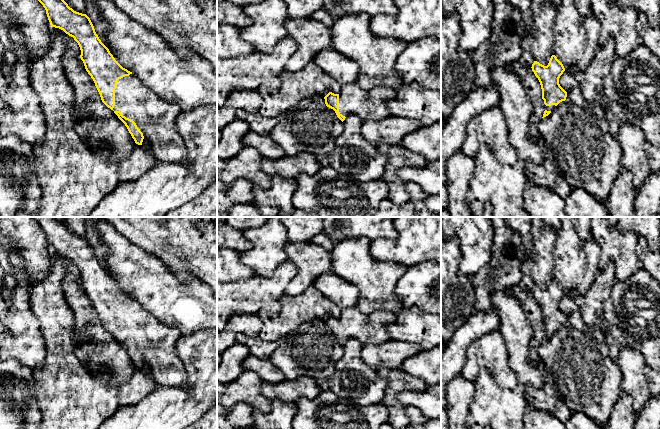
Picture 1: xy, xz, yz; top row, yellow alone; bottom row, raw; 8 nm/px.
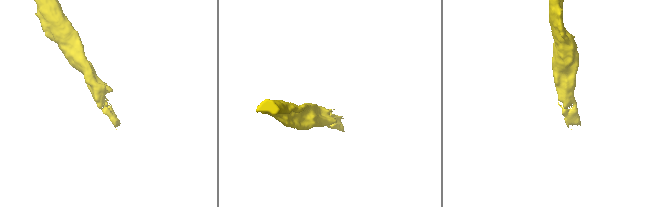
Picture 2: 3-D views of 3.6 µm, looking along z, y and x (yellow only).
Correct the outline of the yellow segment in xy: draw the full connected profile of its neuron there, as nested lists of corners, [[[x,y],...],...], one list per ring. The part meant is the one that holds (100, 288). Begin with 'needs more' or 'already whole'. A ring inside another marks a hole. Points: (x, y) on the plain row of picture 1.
needs more; [[[33,217],[33,219],[45,232],[50,249],[63,254],[78,267],[81,274],[80,282],[93,303],[102,326],[125,348],[135,367],[142,369],[146,366],[156,385],[167,387],[186,385],[188,376],[176,352],[176,342],[182,335],[181,332],[159,321],[136,299],[123,292],[101,266],[86,238],[74,235],[55,217]]]

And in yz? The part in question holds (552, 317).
needs more; [[[555,279],[551,280],[547,290],[534,285],[531,292],[541,309],[542,323],[545,332],[542,342],[544,342],[548,340],[560,326],[566,324],[567,316],[559,308],[559,302],[565,295],[565,292]]]

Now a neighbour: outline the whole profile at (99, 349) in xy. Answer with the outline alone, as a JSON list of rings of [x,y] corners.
[[[53,251],[53,256],[62,259],[65,264],[66,274],[62,288],[65,299],[73,311],[75,333],[79,338],[77,348],[75,349],[76,356],[95,373],[110,374],[112,376],[112,382],[120,386],[129,379],[135,368],[134,363],[114,335],[102,326],[95,307],[86,295],[84,287],[80,282],[81,274],[78,267],[73,261],[59,252]]]

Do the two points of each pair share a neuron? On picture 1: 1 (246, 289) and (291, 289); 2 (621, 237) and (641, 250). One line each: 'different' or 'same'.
1: different
2: different

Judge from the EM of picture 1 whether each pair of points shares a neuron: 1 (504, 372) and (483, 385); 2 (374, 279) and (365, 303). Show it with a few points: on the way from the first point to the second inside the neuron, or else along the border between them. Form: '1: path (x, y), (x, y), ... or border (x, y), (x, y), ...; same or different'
1: border (473, 382), (486, 368), (502, 387), (517, 387); different
2: path (374, 285), (374, 294), (371, 297); same

